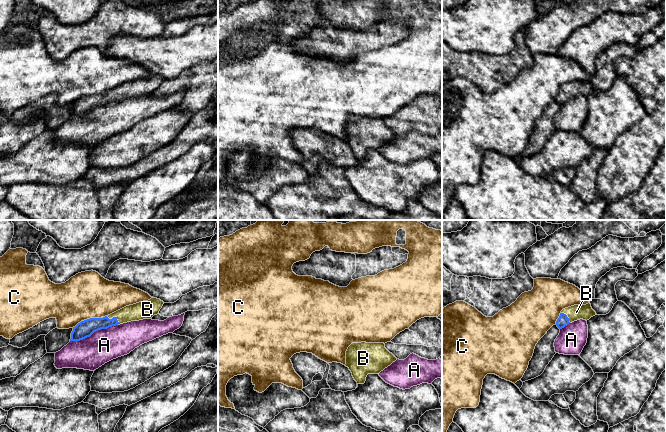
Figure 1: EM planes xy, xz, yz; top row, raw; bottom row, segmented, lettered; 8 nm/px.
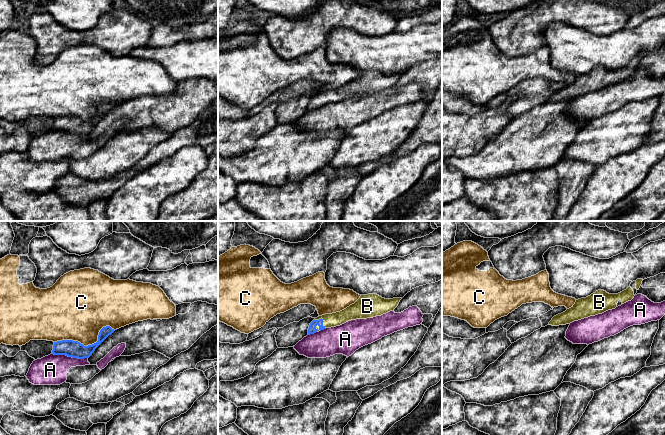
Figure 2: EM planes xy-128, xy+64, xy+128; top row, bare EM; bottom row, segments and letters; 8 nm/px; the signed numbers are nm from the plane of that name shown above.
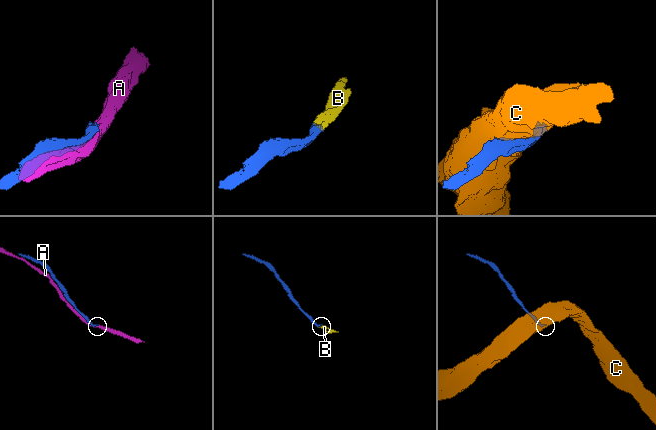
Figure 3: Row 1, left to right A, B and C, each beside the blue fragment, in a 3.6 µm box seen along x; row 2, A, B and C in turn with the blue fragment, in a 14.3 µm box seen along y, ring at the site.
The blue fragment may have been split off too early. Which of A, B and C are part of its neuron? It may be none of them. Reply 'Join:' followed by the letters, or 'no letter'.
Join: B

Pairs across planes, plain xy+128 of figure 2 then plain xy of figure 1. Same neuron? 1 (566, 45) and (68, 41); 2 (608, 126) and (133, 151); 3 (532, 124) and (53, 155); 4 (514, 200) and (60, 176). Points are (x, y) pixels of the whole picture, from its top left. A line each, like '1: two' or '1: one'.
1: two
2: one
3: one
4: two

